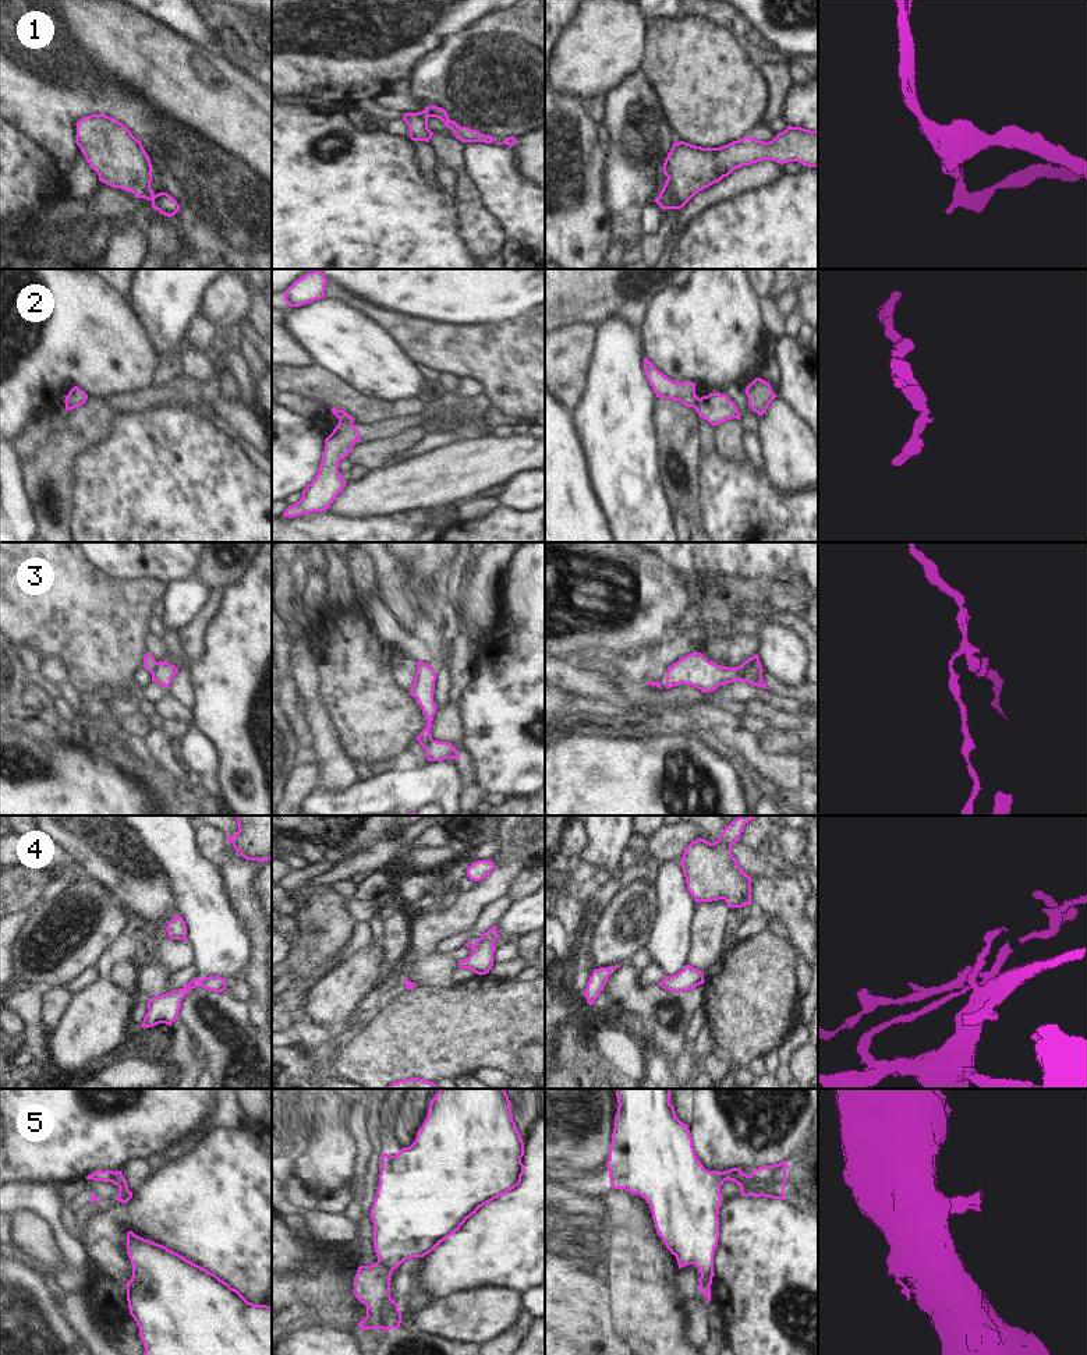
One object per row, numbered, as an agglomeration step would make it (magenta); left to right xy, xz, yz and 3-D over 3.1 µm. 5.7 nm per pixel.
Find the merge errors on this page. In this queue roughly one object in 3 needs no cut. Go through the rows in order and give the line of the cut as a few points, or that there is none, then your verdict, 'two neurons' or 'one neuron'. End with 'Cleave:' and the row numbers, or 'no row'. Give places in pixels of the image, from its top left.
1: cut xz (424, 110), (428, 116); two neurons
2: cut xz (339, 418), (351, 423); two neurons
3: cut yz (758, 658), (747, 667), (743, 680); two neurons
4: cut xy (208, 977), (199, 986); two neurons
5: cut xz (378, 1259), (392, 1272); two neurons
Cleave: 1, 2, 3, 4, 5

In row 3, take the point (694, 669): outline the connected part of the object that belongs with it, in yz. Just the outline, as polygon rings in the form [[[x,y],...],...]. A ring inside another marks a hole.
[[[695,651],[668,668],[666,689],[677,684],[690,684],[702,693],[709,693],[720,684],[727,684],[733,680],[744,682],[744,671],[751,662],[758,659],[760,657],[755,654],[740,666],[727,668],[708,661],[701,652]]]

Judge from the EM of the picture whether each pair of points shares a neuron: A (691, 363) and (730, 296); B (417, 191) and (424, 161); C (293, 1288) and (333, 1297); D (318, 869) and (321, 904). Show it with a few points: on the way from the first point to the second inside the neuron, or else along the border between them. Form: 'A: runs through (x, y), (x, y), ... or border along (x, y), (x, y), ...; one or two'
A: runs through (691, 346), (712, 325), (717, 312); one
B: border along (411, 141), (422, 176), (428, 181), (435, 181); two
C: runs through (303, 1288), (324, 1288); one
D: border along (312, 878), (298, 885), (290, 897); two

